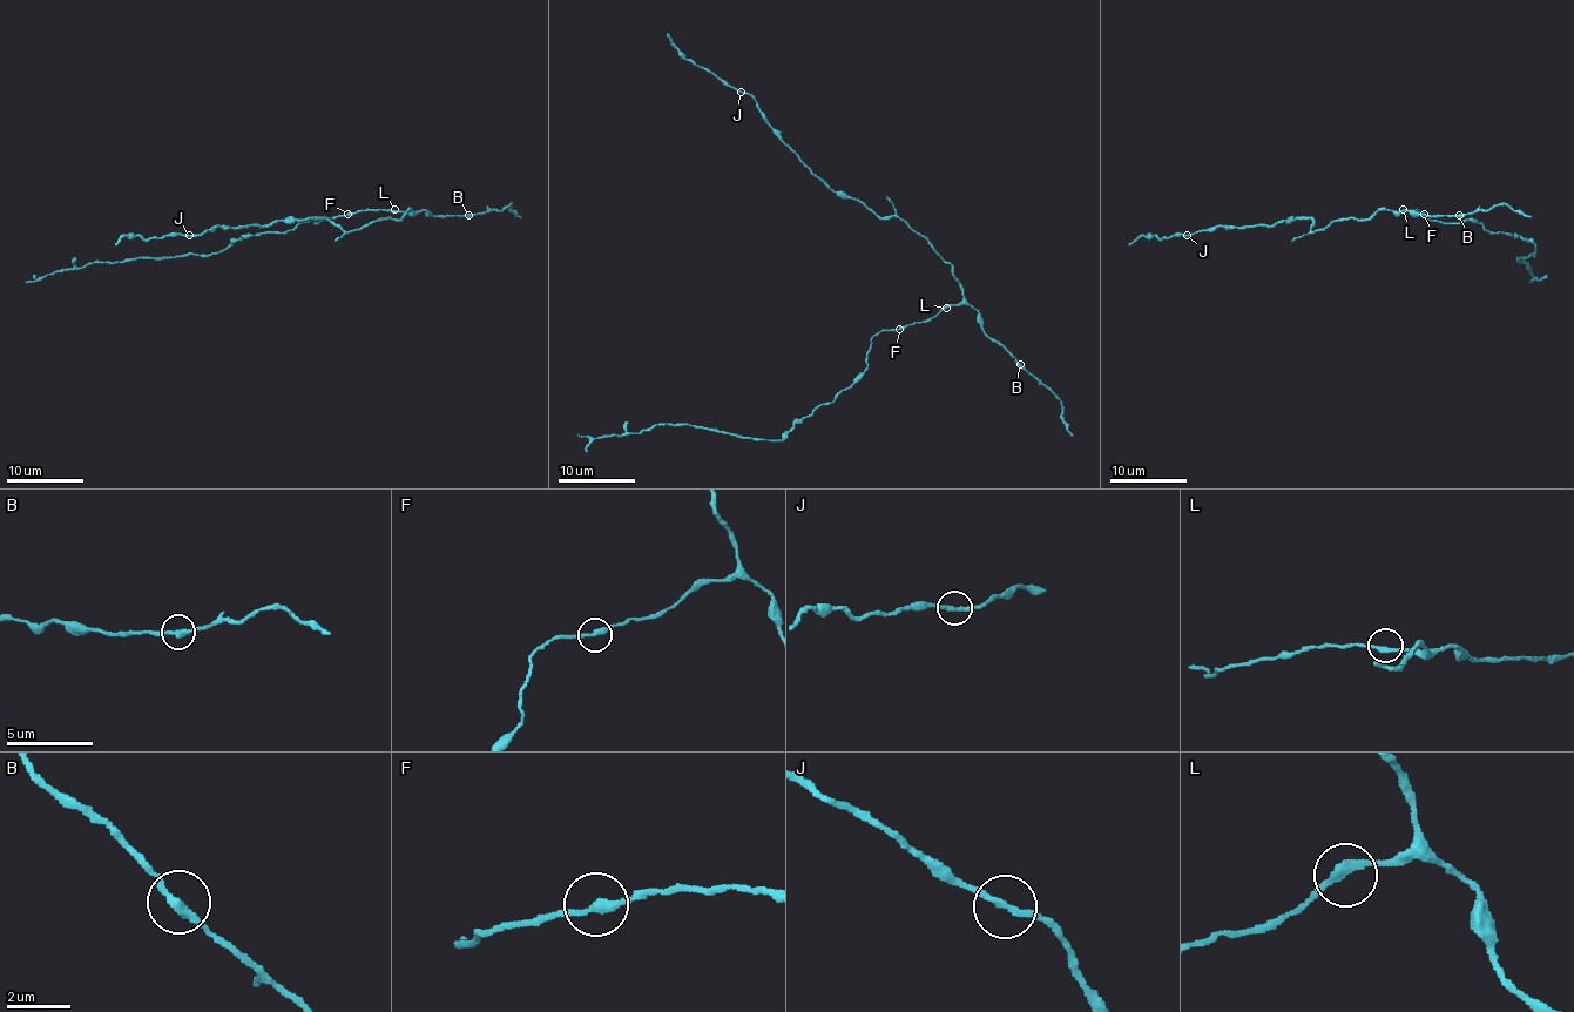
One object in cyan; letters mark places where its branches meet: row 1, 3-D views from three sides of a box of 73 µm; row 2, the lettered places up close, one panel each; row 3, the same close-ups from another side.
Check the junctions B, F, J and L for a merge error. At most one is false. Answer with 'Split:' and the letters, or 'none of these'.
Split: B

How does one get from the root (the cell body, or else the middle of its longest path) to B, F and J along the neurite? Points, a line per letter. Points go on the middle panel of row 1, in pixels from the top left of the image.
B: (944, 310), (970, 304), (977, 311), (981, 329), (1020, 364)
F: (944, 310), (899, 329)
J: (944, 310), (964, 298), (952, 265), (898, 217), (880, 217), (832, 191), (741, 92)

